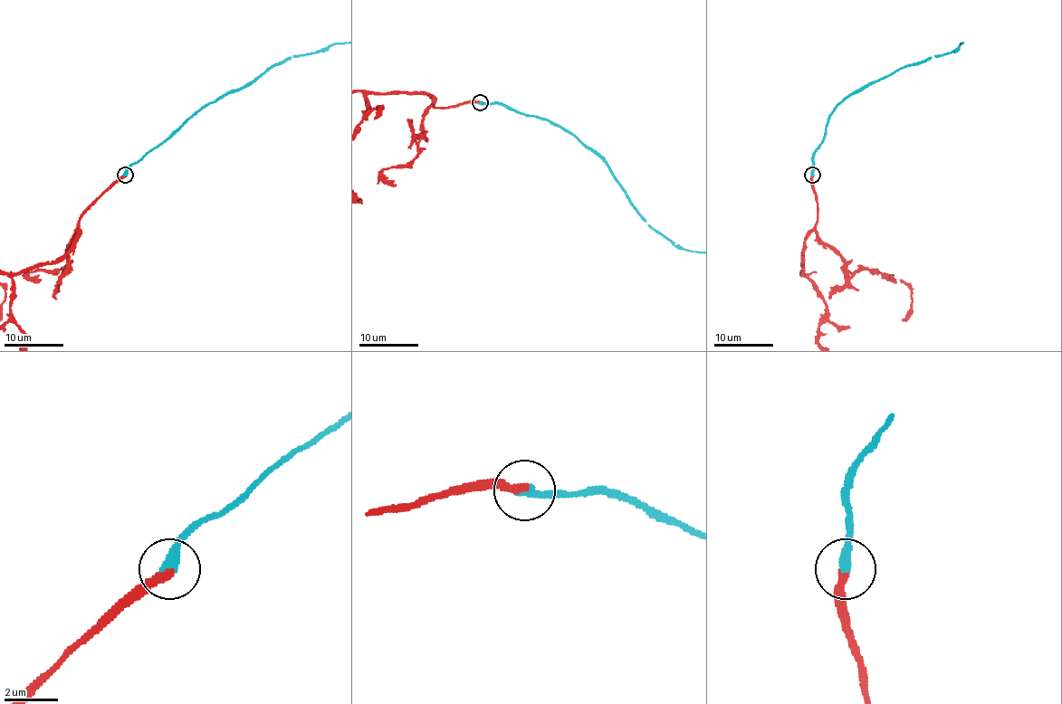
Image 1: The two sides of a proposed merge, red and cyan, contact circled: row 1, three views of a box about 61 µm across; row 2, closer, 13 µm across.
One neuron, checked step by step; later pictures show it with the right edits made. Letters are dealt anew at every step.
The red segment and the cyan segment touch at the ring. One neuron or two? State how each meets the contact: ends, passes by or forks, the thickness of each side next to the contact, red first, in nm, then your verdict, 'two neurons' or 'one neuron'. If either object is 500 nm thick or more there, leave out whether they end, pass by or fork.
red ends | cyan ends | 320/340 nm | one neuron

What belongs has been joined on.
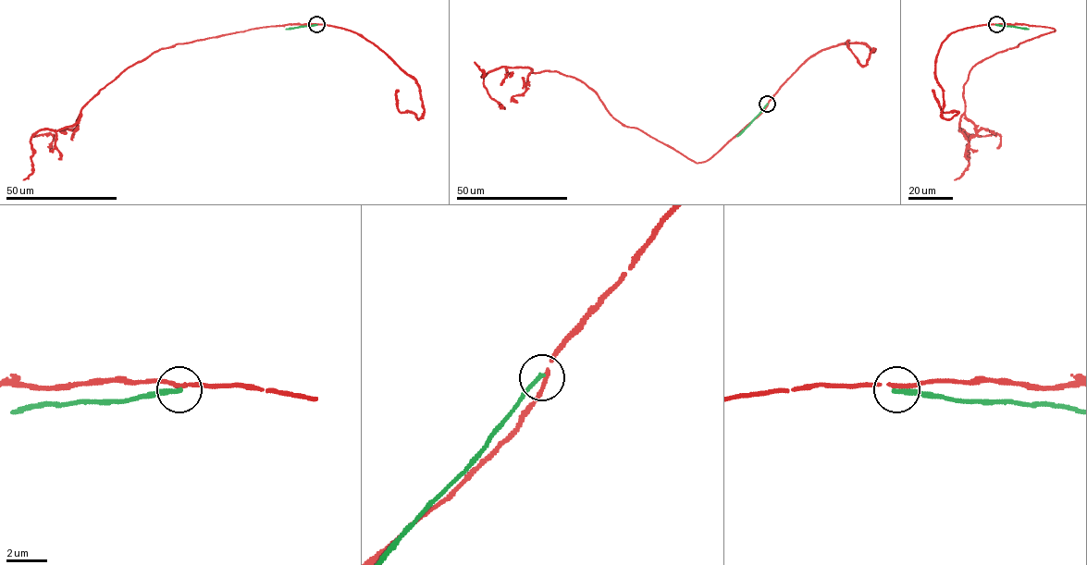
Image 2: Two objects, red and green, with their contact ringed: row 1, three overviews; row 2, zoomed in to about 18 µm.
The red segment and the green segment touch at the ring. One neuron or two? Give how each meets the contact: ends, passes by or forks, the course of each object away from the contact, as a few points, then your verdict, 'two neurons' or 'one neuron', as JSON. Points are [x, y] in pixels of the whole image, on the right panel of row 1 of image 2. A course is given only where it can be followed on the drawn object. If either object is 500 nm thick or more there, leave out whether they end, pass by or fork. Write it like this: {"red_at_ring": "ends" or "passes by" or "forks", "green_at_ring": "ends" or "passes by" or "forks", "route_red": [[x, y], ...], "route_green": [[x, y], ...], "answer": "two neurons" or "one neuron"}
{"red_at_ring": "passes by", "green_at_ring": "ends", "route_red": [[996, 24], [1056, 30], [996, 53], [970, 70], [958, 130], [968, 138], [969, 165], [954, 179]], "route_green": [[996, 24], [1028, 29]], "answer": "two neurons"}

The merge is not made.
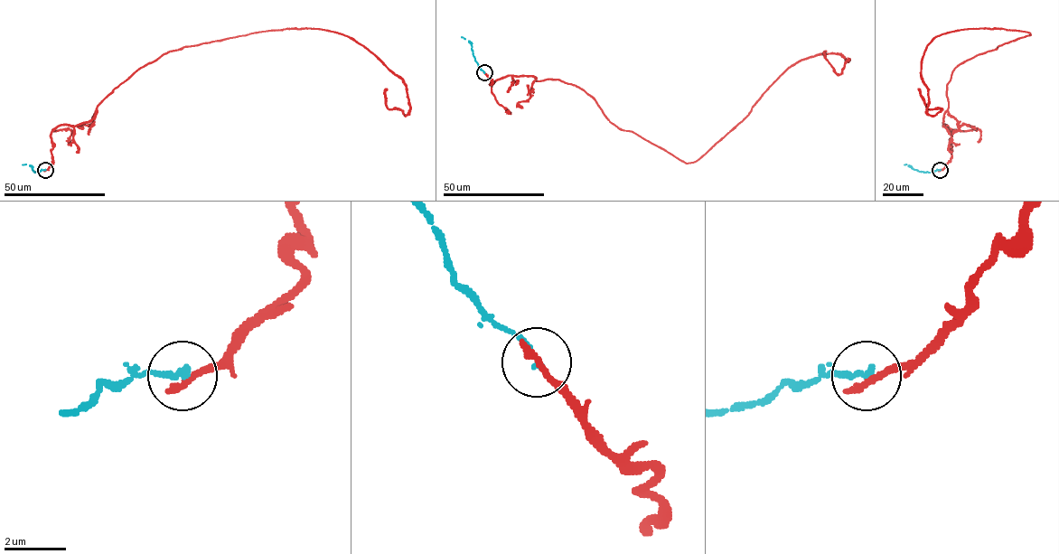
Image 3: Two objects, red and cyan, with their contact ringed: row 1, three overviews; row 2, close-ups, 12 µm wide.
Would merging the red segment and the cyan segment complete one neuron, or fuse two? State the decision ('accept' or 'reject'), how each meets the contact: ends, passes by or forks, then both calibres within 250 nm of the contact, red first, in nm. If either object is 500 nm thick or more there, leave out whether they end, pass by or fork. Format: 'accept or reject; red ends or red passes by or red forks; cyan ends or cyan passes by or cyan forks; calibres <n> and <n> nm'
reject; red ends; cyan ends; calibres 280 and 200 nm

